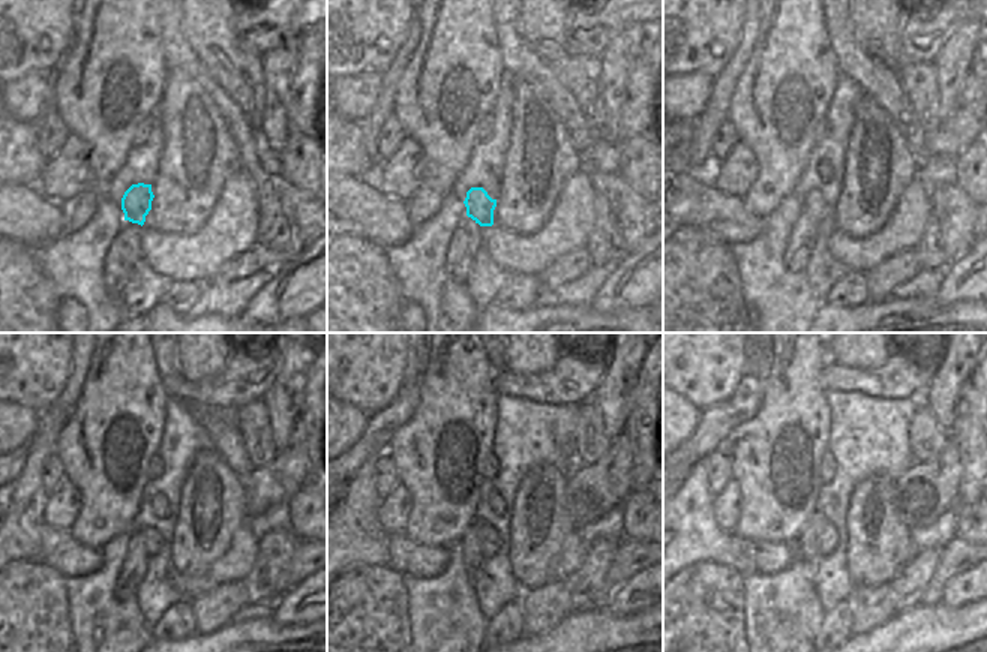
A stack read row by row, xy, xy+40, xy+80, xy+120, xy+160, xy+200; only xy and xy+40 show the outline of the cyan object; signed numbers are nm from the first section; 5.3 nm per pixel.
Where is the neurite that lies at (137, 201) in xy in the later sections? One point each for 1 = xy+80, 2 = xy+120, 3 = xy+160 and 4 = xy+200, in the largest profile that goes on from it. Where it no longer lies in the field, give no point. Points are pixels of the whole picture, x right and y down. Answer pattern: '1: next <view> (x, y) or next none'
1: next xy+80 (813, 204)
2: next xy+120 (152, 538)
3: next xy+160 (488, 535)
4: next xy+200 (828, 538)

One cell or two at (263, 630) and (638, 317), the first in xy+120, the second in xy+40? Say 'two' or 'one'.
one

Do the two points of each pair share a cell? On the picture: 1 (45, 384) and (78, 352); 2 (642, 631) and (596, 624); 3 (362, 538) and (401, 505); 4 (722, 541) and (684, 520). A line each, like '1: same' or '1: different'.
1: different
2: same
3: different
4: same

